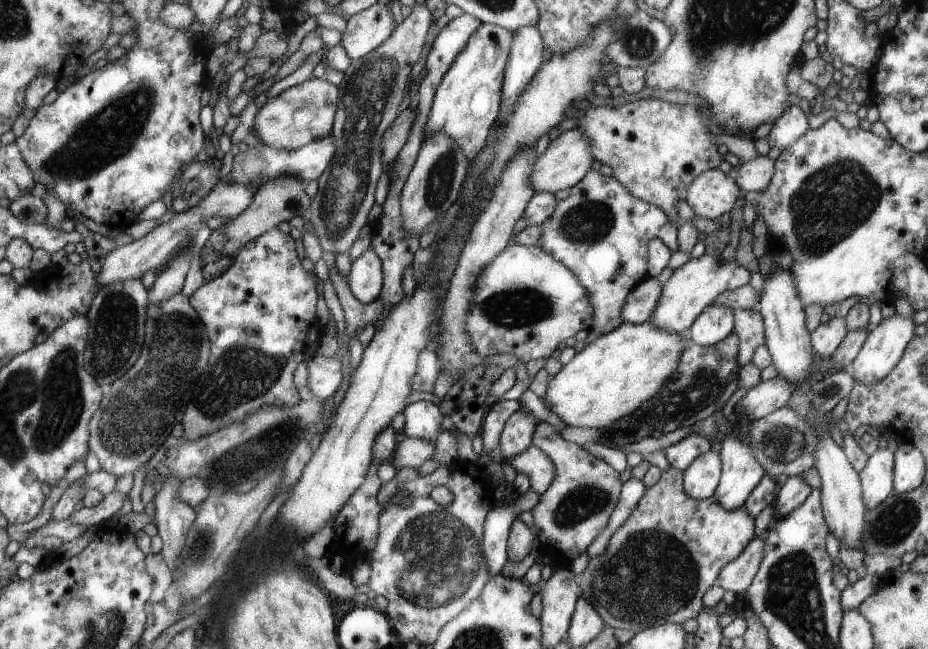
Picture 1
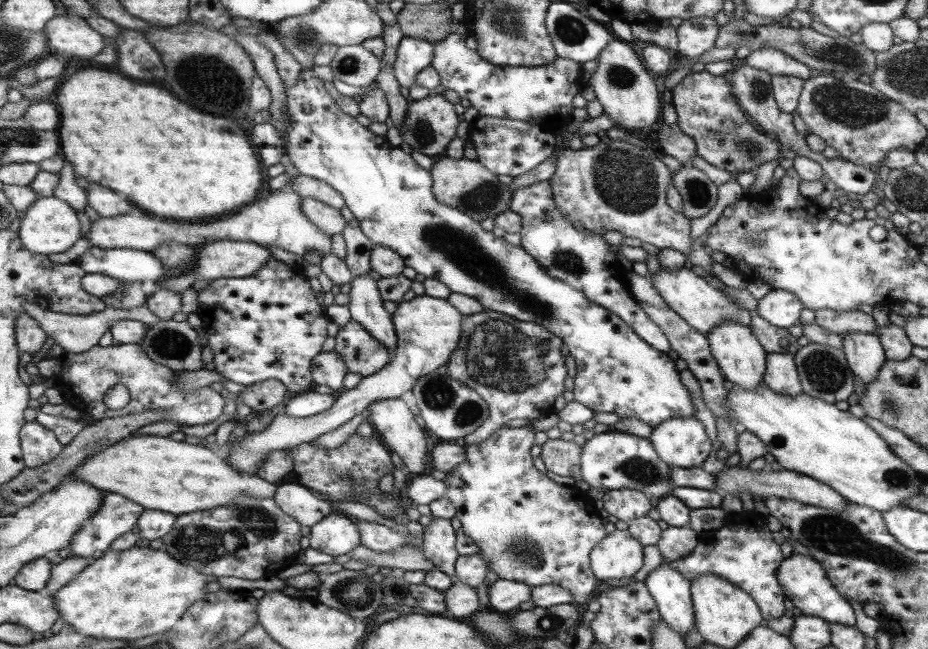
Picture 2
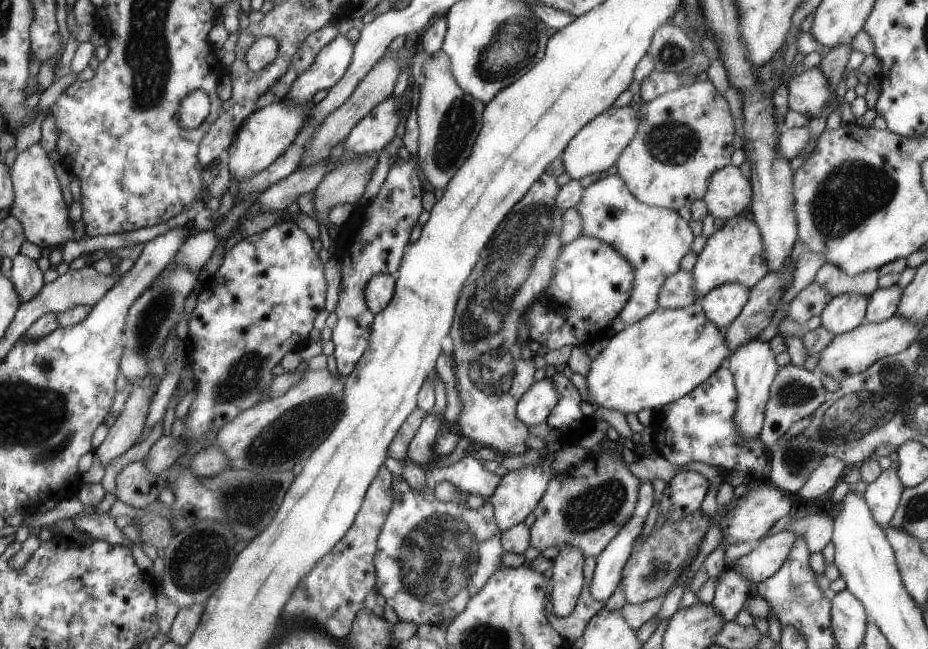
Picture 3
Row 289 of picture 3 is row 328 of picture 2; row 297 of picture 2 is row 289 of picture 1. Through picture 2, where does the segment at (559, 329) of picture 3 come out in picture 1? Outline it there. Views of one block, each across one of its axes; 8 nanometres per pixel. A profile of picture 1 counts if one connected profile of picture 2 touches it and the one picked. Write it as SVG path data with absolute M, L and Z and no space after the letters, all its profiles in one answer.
M505 245L475 278L471 292L467 292L469 310L463 316L465 332L480 357L489 354L513 354L517 360L527 362L534 358L547 359L561 341L569 340L577 330L593 324L593 306L587 290L576 275L559 259L553 258L539 246Z

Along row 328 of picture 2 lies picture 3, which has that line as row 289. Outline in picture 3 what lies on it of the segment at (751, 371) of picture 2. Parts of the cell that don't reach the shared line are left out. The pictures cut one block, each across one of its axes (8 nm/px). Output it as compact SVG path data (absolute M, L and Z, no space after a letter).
M739 282L715 286L711 292L699 299L705 318L708 318L713 326L717 326L717 330L723 332L744 309L750 290Z

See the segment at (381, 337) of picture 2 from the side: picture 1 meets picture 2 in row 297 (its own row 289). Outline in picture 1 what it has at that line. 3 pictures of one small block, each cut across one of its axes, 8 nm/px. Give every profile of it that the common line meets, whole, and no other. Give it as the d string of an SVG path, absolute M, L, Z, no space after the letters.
M371 245L351 261L347 284L353 298L361 304L369 304L380 296L384 286L383 263Z

